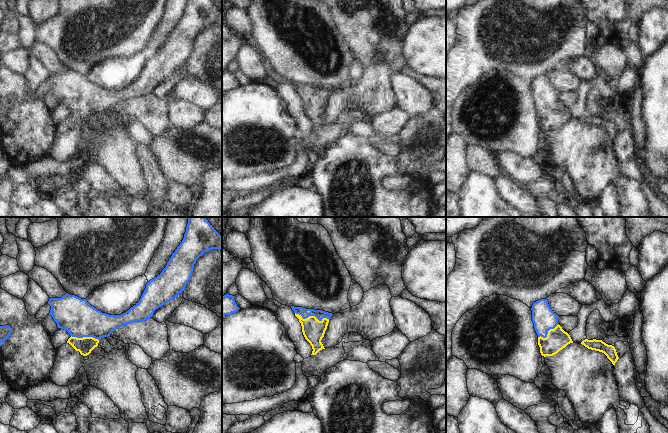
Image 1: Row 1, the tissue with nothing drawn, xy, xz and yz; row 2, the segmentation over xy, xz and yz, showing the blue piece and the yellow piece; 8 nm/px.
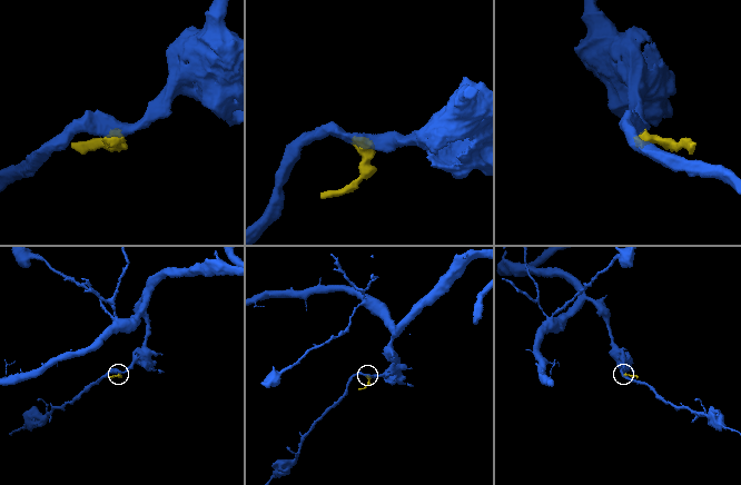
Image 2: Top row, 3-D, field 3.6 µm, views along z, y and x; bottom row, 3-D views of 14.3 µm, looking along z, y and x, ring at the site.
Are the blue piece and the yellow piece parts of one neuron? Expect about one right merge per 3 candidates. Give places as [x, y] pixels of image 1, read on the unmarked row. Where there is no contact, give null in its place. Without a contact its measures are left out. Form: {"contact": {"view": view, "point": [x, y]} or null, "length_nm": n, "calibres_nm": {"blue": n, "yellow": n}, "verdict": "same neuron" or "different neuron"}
{"contact": {"view": "xz", "point": [312, 91]}, "length_nm": 280, "calibres_nm": {"blue": 80, "yellow": 180}, "verdict": "same neuron"}

